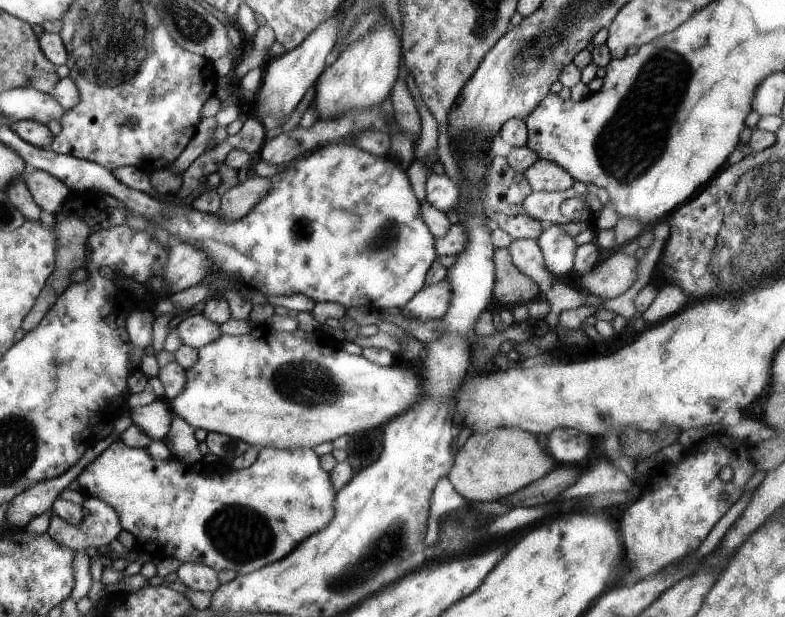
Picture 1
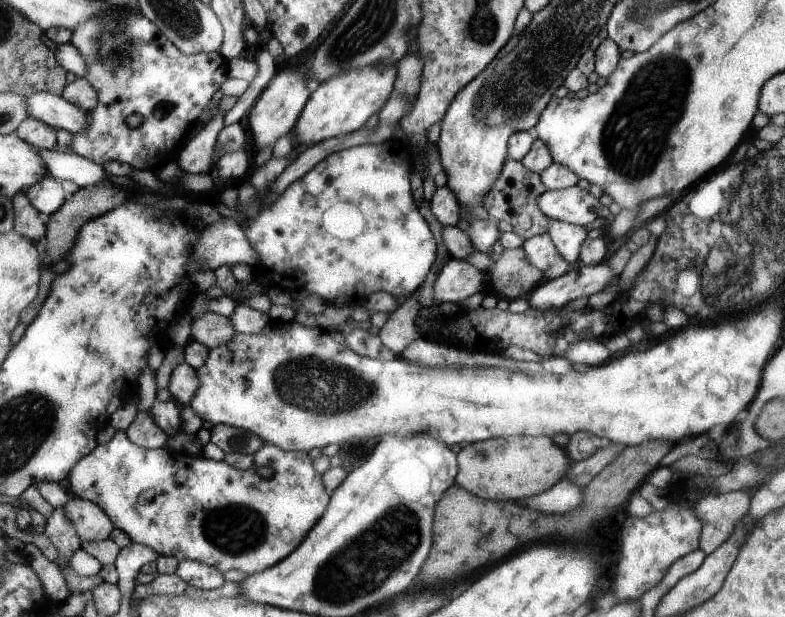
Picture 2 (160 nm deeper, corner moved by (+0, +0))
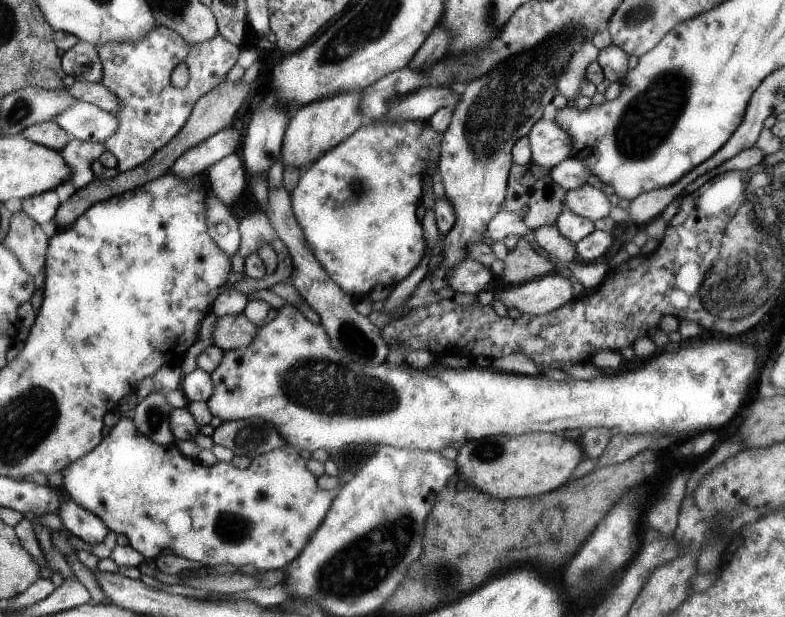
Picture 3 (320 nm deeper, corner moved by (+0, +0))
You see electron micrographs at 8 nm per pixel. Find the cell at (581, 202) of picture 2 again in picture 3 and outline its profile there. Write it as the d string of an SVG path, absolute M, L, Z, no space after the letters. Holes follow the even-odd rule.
M587 183L579 188L565 191L562 200L562 210L572 210L575 214L591 219L593 222L608 216L609 208L611 204L607 196Z

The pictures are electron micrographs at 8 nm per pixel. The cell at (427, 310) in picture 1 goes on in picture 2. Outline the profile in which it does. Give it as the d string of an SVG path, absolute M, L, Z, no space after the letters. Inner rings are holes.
M450 257L441 267L433 286L433 303L459 303L460 300L482 292L488 274L464 261Z

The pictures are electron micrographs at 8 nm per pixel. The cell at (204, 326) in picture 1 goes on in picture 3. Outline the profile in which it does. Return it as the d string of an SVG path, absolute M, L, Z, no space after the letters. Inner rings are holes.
M243 313L219 317L214 334L215 345L224 351L243 349L254 340L258 327L249 322Z

